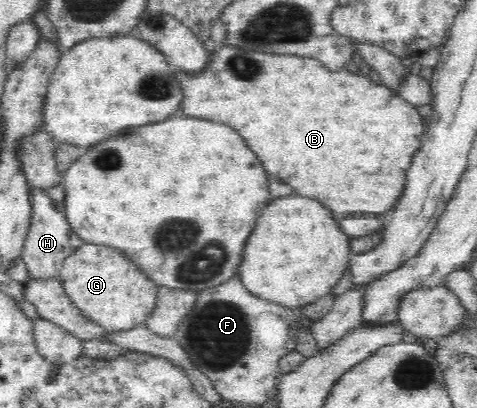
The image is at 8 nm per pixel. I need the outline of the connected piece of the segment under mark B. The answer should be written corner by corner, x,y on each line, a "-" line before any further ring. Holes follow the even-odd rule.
225,45
216,52
213,51
211,53
210,63
202,72
198,72
196,75
188,75
178,70
176,77
184,91
184,100
182,100
179,108
180,110
184,110
188,116
204,116
208,120
214,120
218,116
220,122
226,122
228,126
236,128
240,132
240,136
244,136
244,140
252,148
252,152
256,152
256,156
262,160
264,168
270,174
276,174
276,176
284,178
302,196
316,196
316,200
319,200
320,203
327,206
333,212
334,218
338,222
343,218
359,214
374,215
381,219
384,214
394,210
396,202
398,202
400,196
402,196
402,192
404,192
407,178
406,170
410,168
413,156
420,150
420,146
422,146
426,119
416,110
415,105
405,101
394,89
390,89
390,87
383,83
377,84
360,72
353,73
348,70
344,72
344,70
346,69
340,68
338,72
332,72
332,70
328,70
328,66
320,62
320,60
316,60
316,58
276,56
276,54
266,52
247,52
-
234,54
236,56
240,56
240,54
246,56
246,70
248,70
248,78
246,80
240,80
240,78
238,80
232,80
230,76
224,74
228,70
234,70
234,66
230,66
230,58

